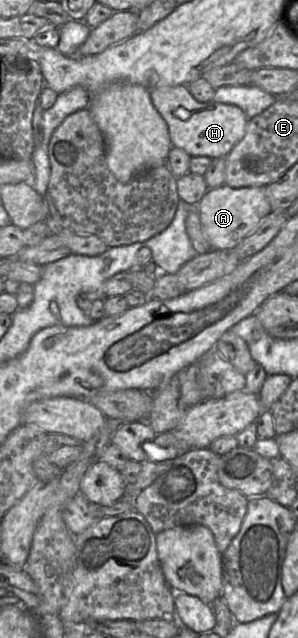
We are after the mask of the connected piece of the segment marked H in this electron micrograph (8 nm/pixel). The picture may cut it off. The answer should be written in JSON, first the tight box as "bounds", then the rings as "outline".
{"bounds":[150,85,249,157],"outline":[[[187,85],[153,88],[150,94],[154,107],[167,123],[172,147],[183,149],[191,157],[226,157],[246,133],[249,118],[239,107],[214,101],[198,102]]]}

